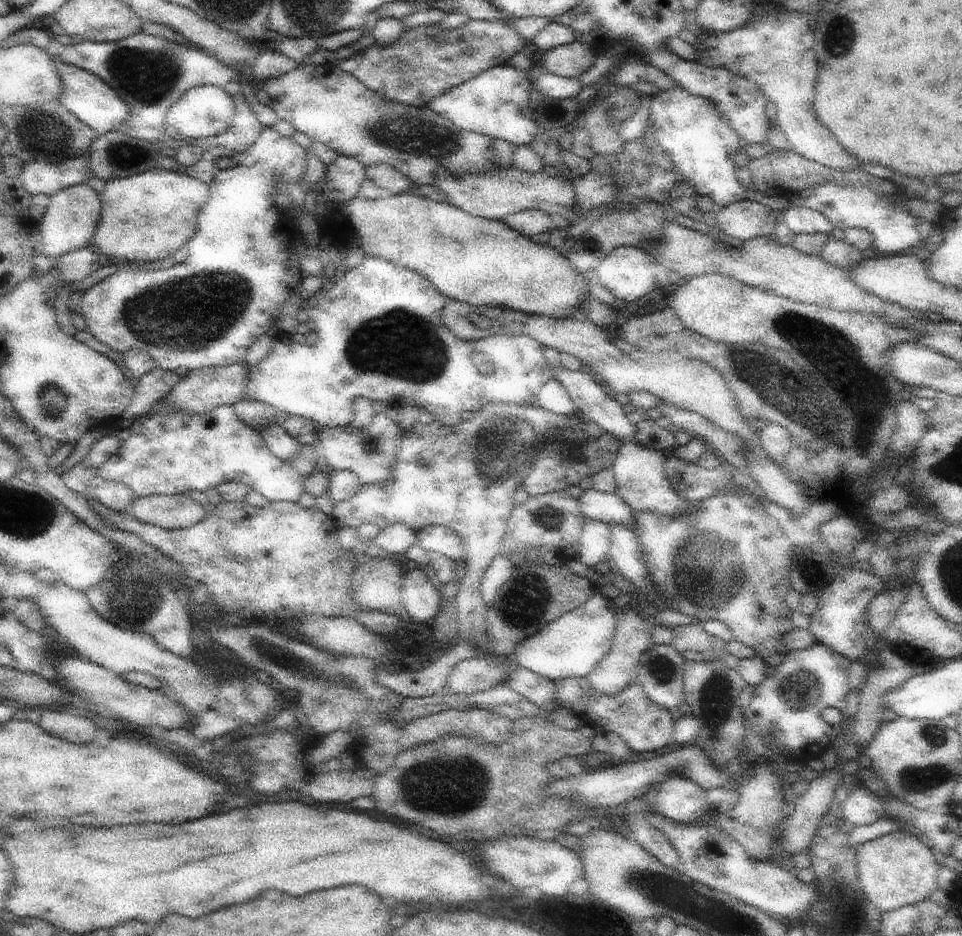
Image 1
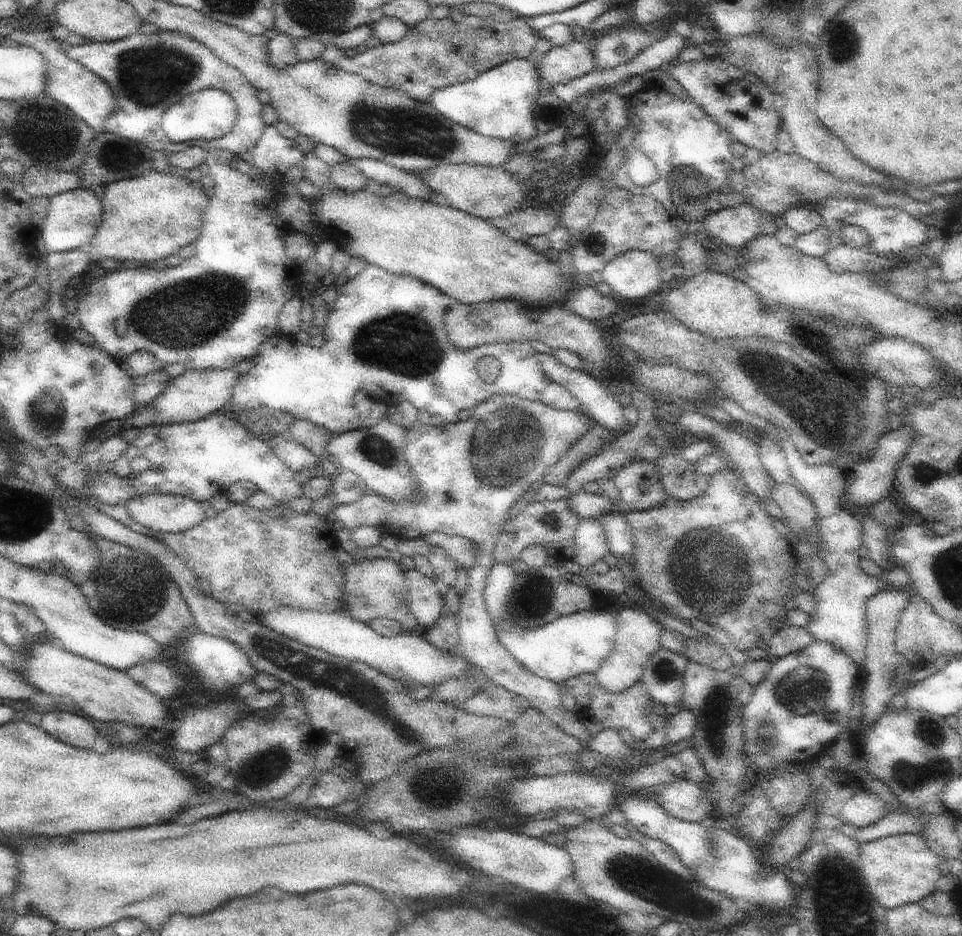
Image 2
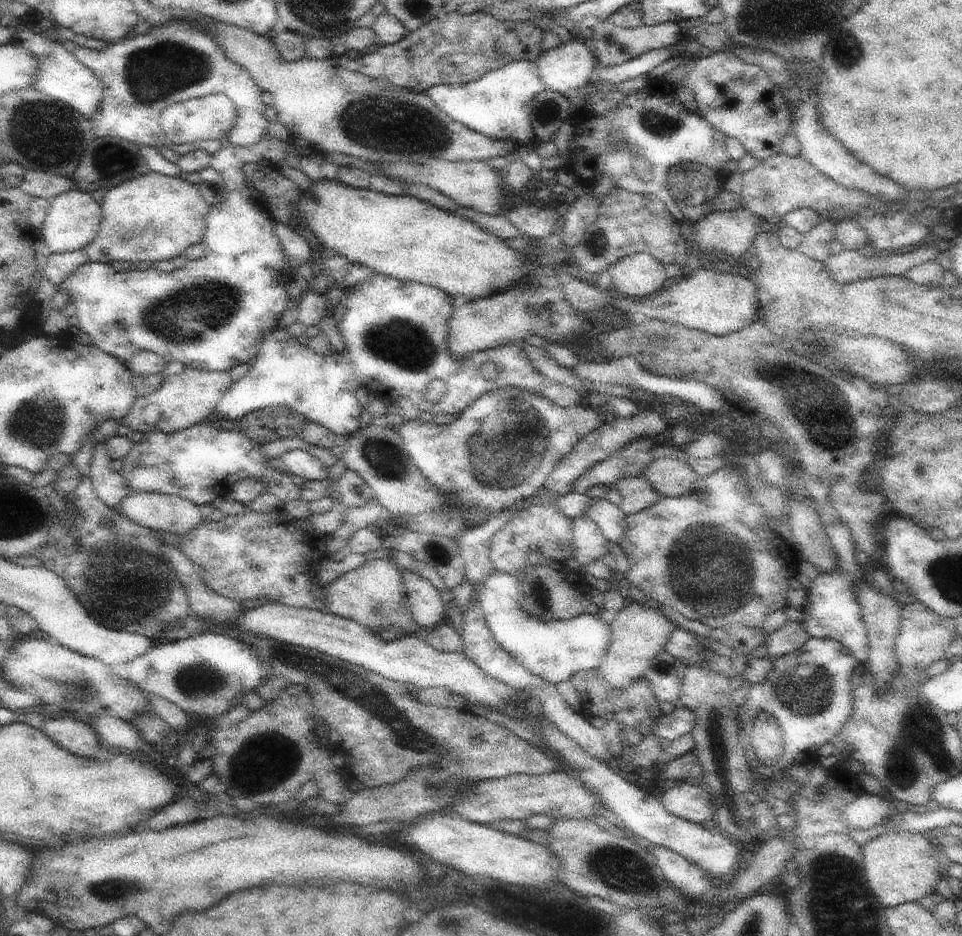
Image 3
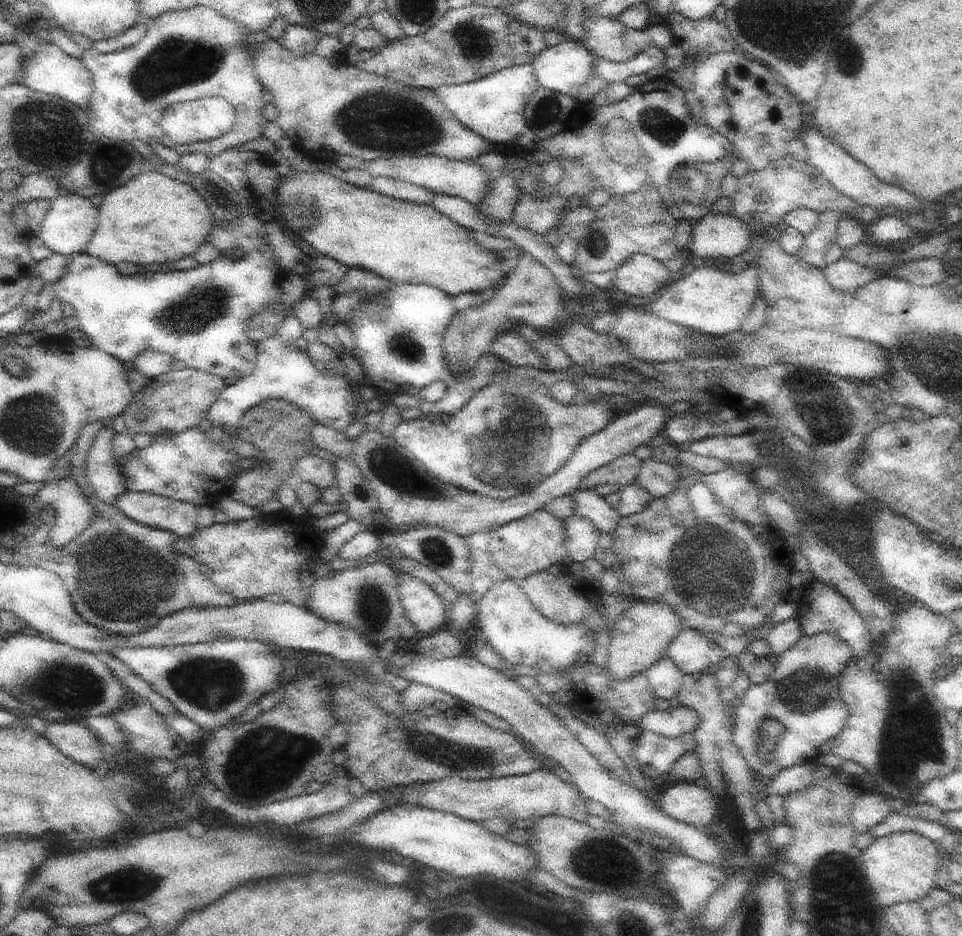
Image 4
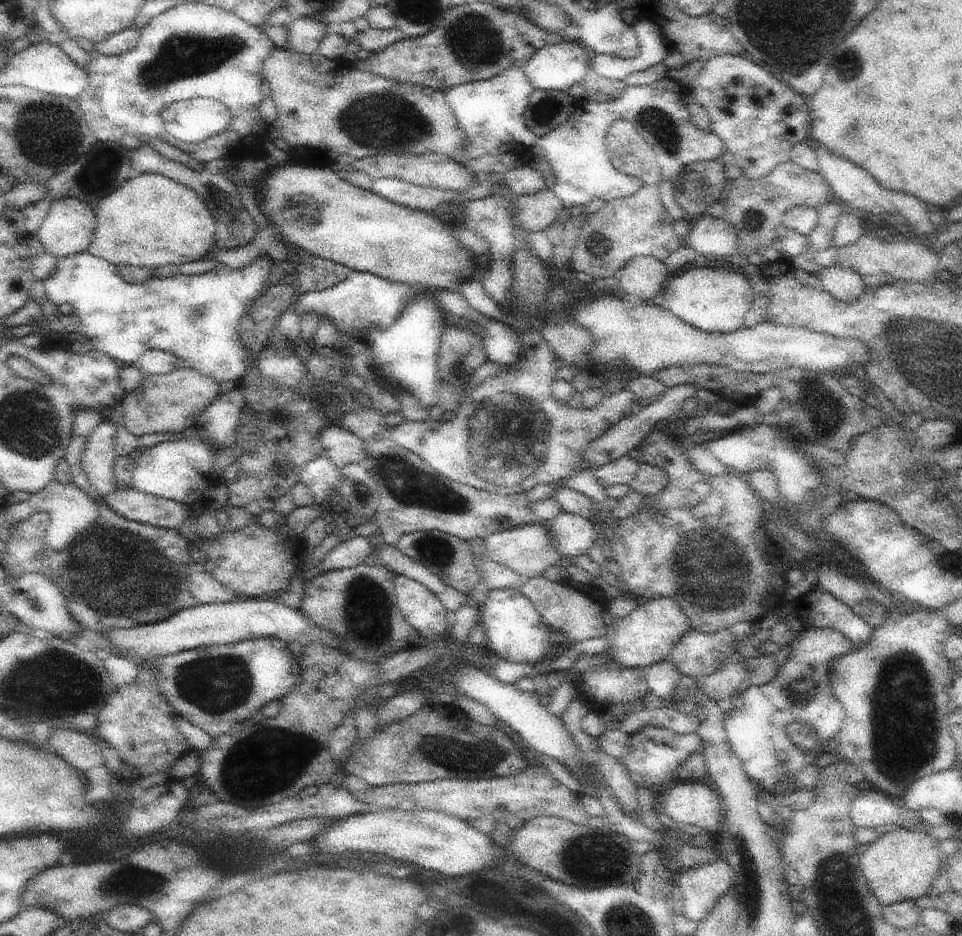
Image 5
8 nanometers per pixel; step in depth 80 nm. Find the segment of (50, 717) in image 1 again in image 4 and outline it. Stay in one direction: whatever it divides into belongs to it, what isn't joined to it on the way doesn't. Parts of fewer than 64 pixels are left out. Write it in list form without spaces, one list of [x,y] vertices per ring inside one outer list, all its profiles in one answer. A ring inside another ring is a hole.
[[[50,723],[46,732],[58,750],[80,764],[96,768],[104,758],[101,742],[81,723]]]

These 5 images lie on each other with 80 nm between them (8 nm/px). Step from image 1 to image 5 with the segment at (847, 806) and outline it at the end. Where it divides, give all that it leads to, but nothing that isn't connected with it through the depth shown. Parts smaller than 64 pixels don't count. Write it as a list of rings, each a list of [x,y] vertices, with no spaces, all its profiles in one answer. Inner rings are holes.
[[[874,788],[860,789],[849,808],[850,820],[857,827],[873,828],[899,825],[916,831],[923,824],[918,812],[892,802],[890,796]]]

